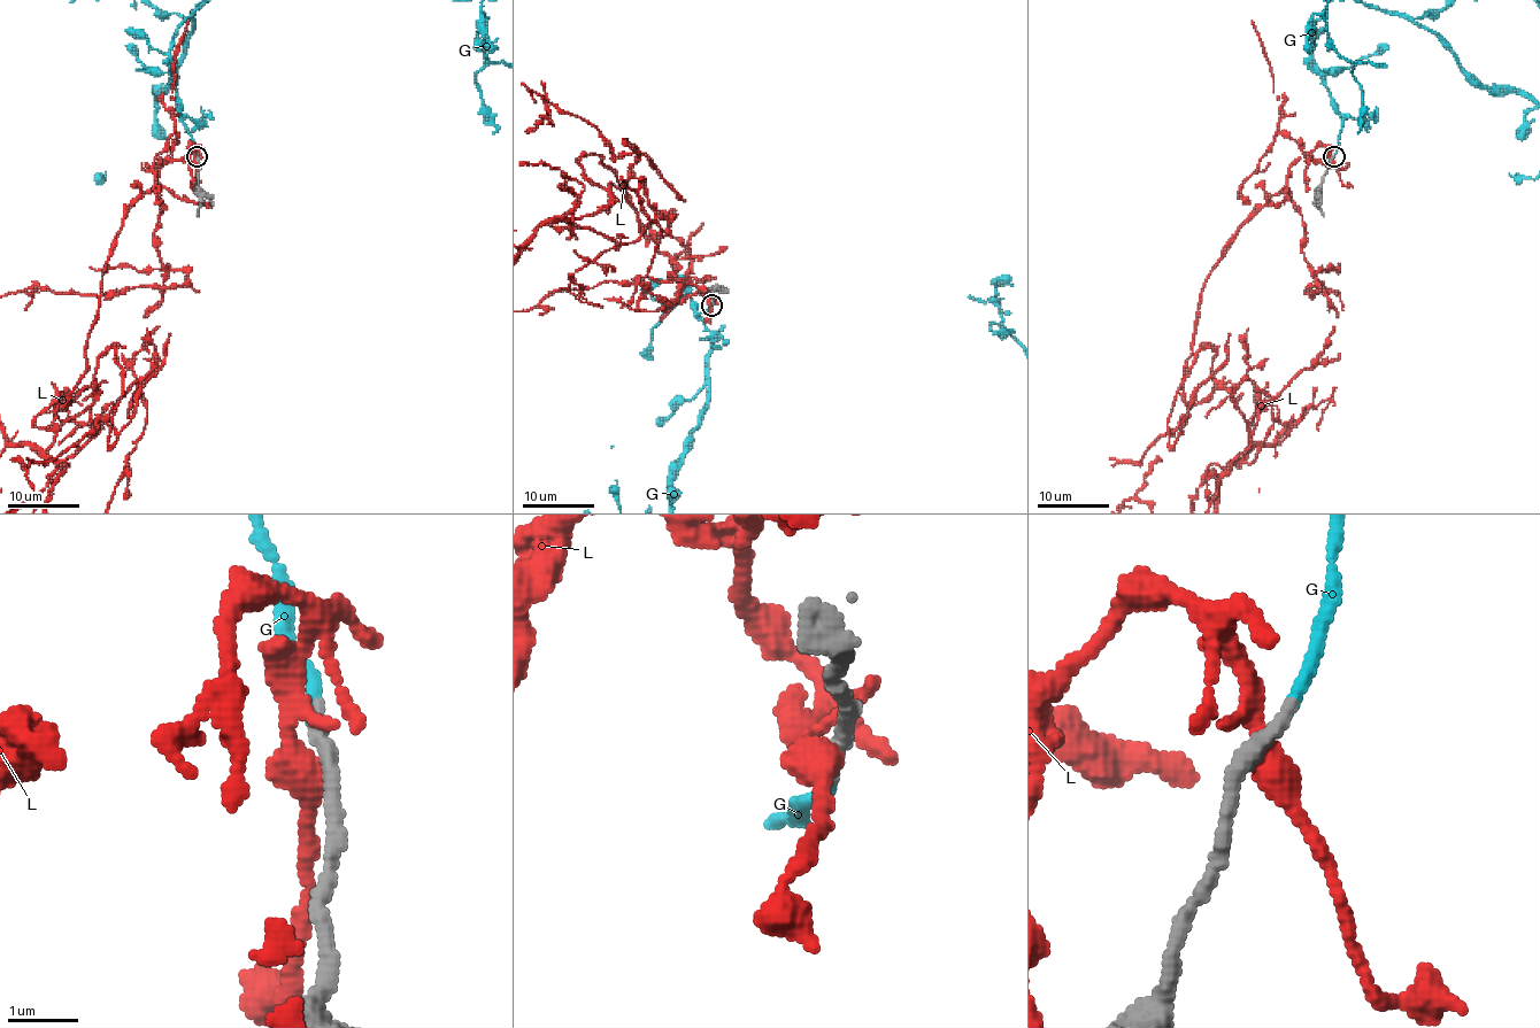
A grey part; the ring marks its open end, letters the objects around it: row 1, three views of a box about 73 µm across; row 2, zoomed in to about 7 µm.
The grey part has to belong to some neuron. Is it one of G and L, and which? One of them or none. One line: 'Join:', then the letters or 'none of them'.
Join: G

